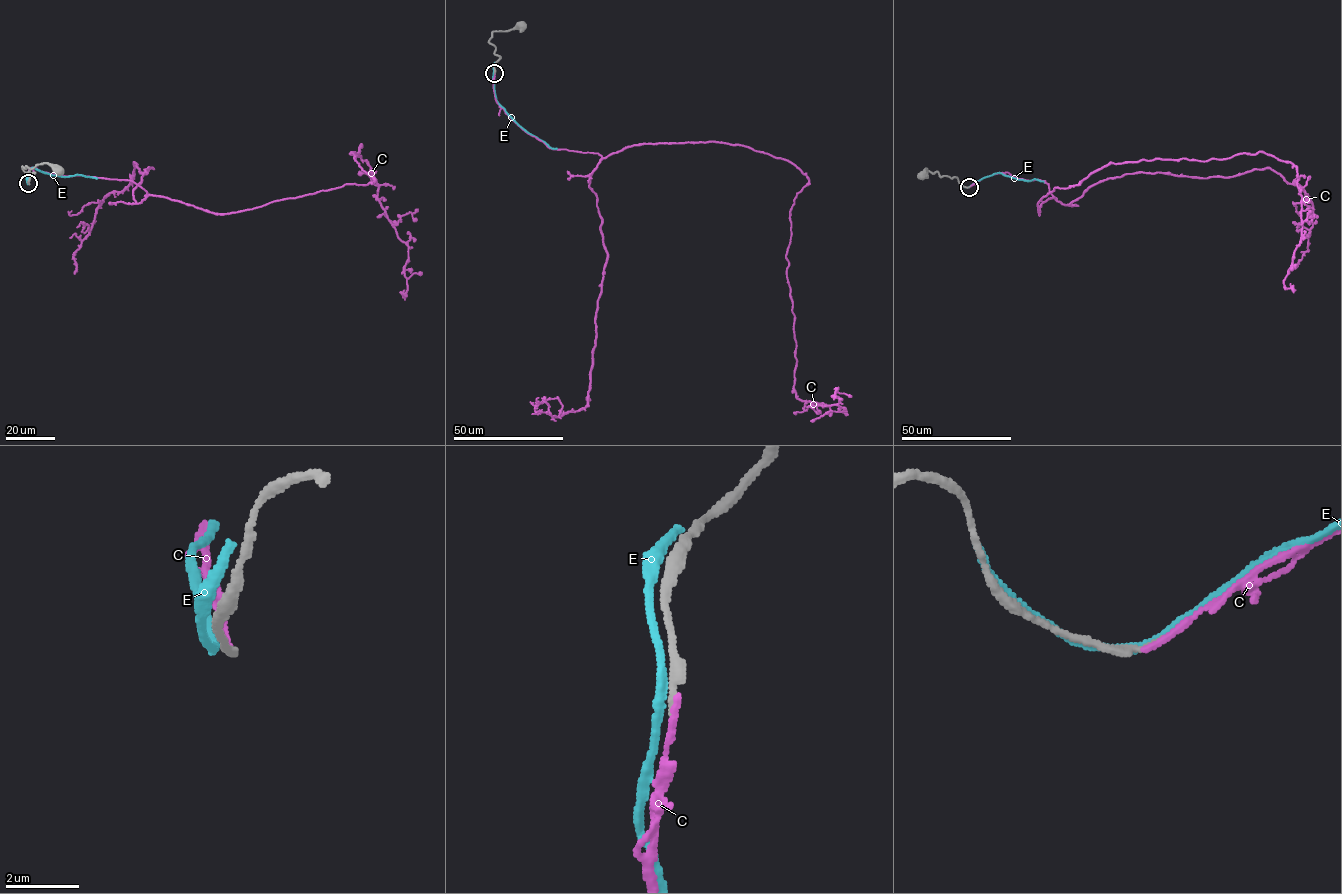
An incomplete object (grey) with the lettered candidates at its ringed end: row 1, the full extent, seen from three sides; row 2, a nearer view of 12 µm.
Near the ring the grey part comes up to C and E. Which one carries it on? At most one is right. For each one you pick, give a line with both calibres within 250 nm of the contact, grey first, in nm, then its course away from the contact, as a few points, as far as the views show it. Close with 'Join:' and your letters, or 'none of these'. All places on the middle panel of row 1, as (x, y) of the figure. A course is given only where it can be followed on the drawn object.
C: calibres 200 and 190 nm; course (494, 73), (497, 104), (552, 149), (714, 141), (793, 163), (809, 182), (786, 257), (795, 396), (835, 394)
Join: C

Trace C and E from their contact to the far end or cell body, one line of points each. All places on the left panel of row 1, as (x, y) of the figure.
C: (28, 183), (32, 168), (133, 181), (229, 214), (375, 181), (350, 153), (361, 145), (408, 246), (404, 290)
E: (28, 183), (26, 177), (31, 168), (51, 175), (97, 178)

